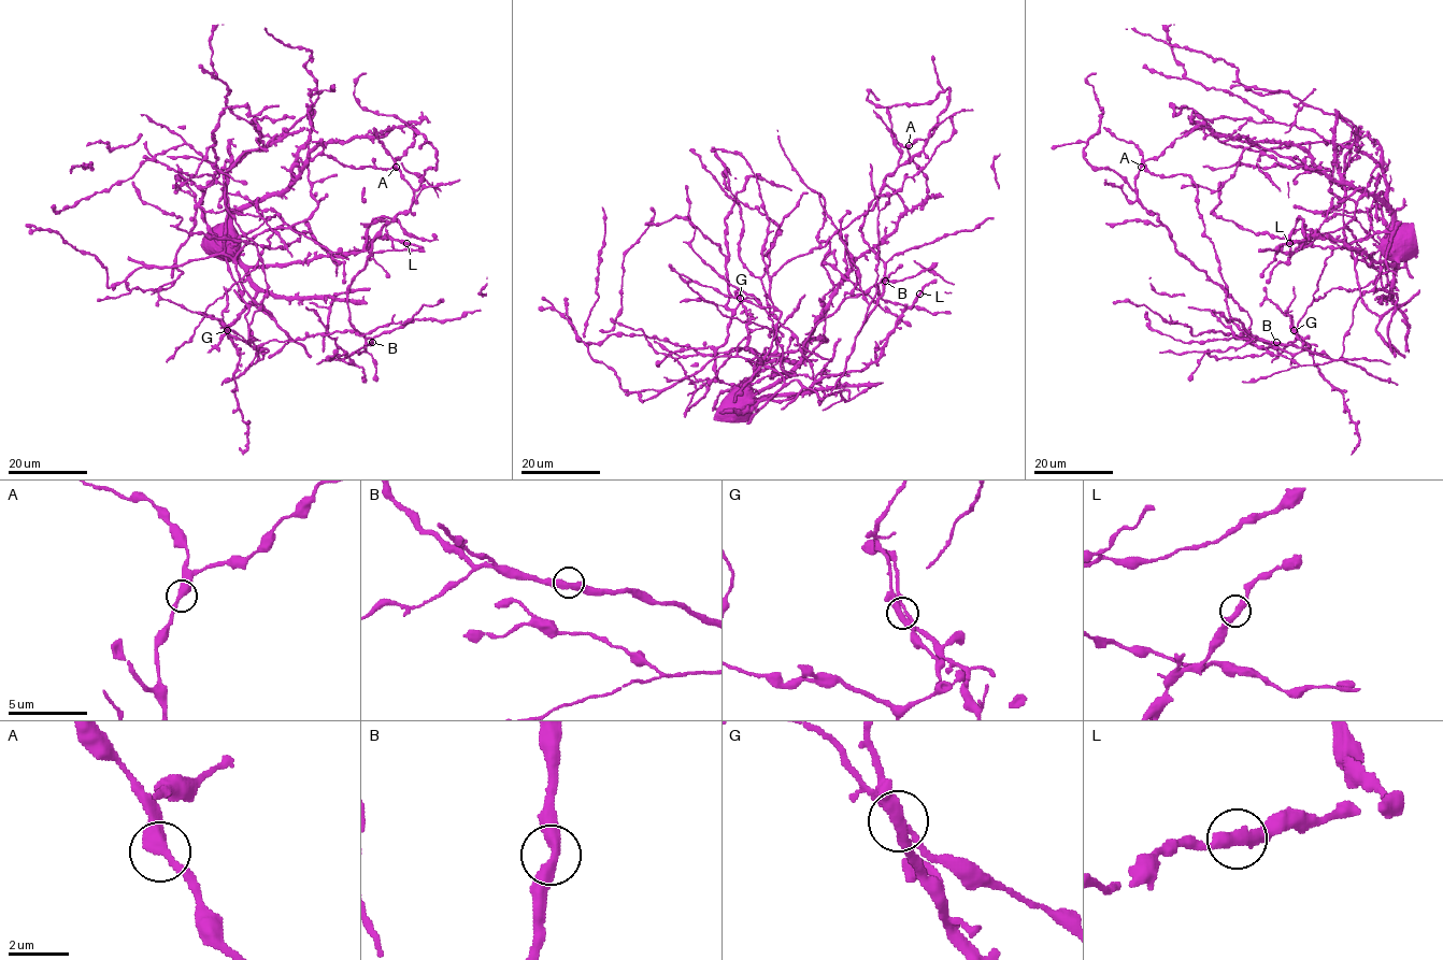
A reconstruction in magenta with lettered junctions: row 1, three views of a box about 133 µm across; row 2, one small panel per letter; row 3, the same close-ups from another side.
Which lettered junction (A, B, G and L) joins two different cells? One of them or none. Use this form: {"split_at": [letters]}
{"split_at": ["G"]}

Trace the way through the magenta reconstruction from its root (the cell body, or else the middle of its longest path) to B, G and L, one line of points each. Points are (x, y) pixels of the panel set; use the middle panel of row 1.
B: (734, 403), (789, 372), (852, 264), (924, 202), (927, 176), (908, 152), (924, 140), (860, 230), (885, 281)
G: (734, 403), (728, 404), (730, 393), (752, 378), (781, 315), (740, 298)
L: (734, 403), (731, 406), (728, 403), (793, 399), (827, 376), (863, 370), (879, 357), (897, 319), (919, 294)

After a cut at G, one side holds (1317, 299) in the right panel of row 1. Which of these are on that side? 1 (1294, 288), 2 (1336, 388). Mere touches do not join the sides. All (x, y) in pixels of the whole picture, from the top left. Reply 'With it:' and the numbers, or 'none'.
With it: none

